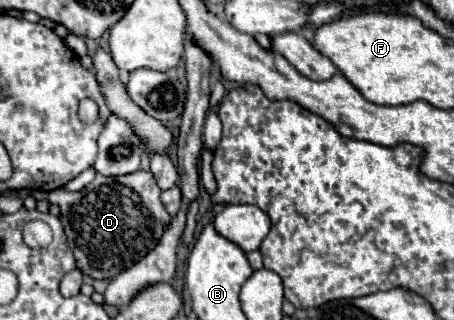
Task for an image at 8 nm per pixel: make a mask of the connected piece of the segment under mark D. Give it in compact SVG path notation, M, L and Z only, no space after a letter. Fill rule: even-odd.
M139 170L125 176L101 176L97 174L91 184L81 192L57 190L17 190L17 196L25 200L33 196L37 202L47 200L61 208L61 224L67 234L69 248L77 260L77 268L91 278L115 278L125 268L131 268L139 258L155 248L163 236L171 216L159 200L159 186L151 172Z

